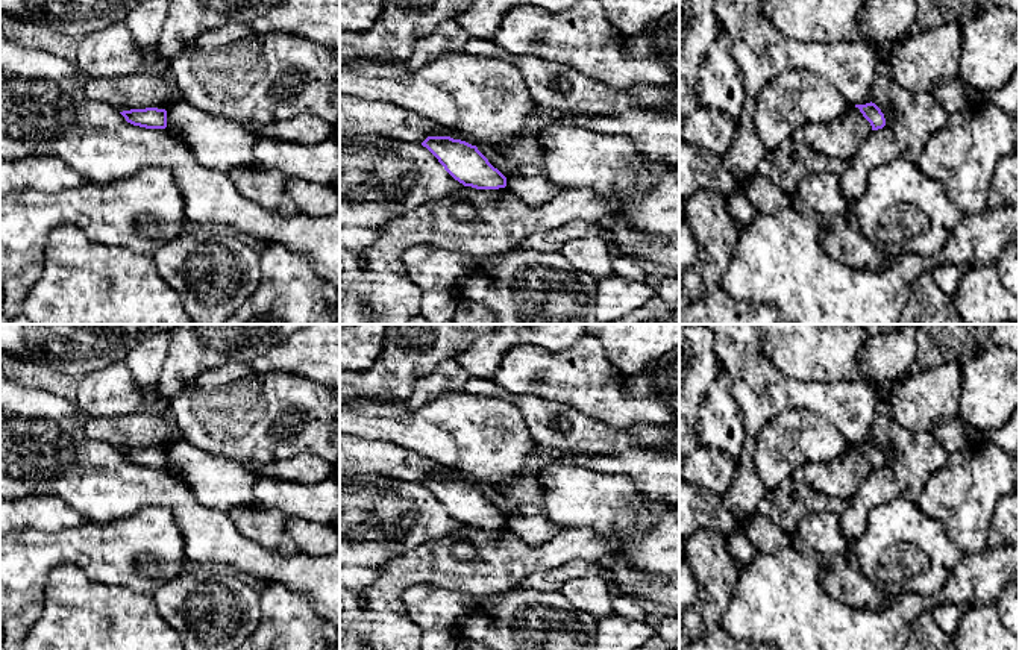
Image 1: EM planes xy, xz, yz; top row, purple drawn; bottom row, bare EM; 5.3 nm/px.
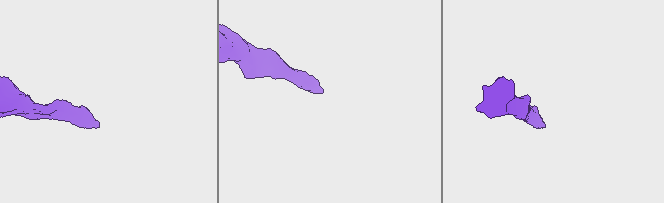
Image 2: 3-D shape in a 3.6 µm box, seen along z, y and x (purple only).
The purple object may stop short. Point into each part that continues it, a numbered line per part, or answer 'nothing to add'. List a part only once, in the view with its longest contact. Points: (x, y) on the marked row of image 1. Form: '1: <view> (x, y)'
nothing to add

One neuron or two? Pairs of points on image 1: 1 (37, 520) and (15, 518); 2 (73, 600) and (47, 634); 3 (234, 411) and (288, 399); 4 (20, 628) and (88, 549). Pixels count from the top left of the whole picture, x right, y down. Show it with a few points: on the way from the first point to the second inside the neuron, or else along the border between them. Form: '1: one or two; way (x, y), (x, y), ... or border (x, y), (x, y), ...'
1: one; way (32, 518), (20, 518)
2: one; way (70, 608), (55, 626)
3: one; way (247, 411), (275, 411)
4: one; way (20, 600), (20, 587), (61, 549)

